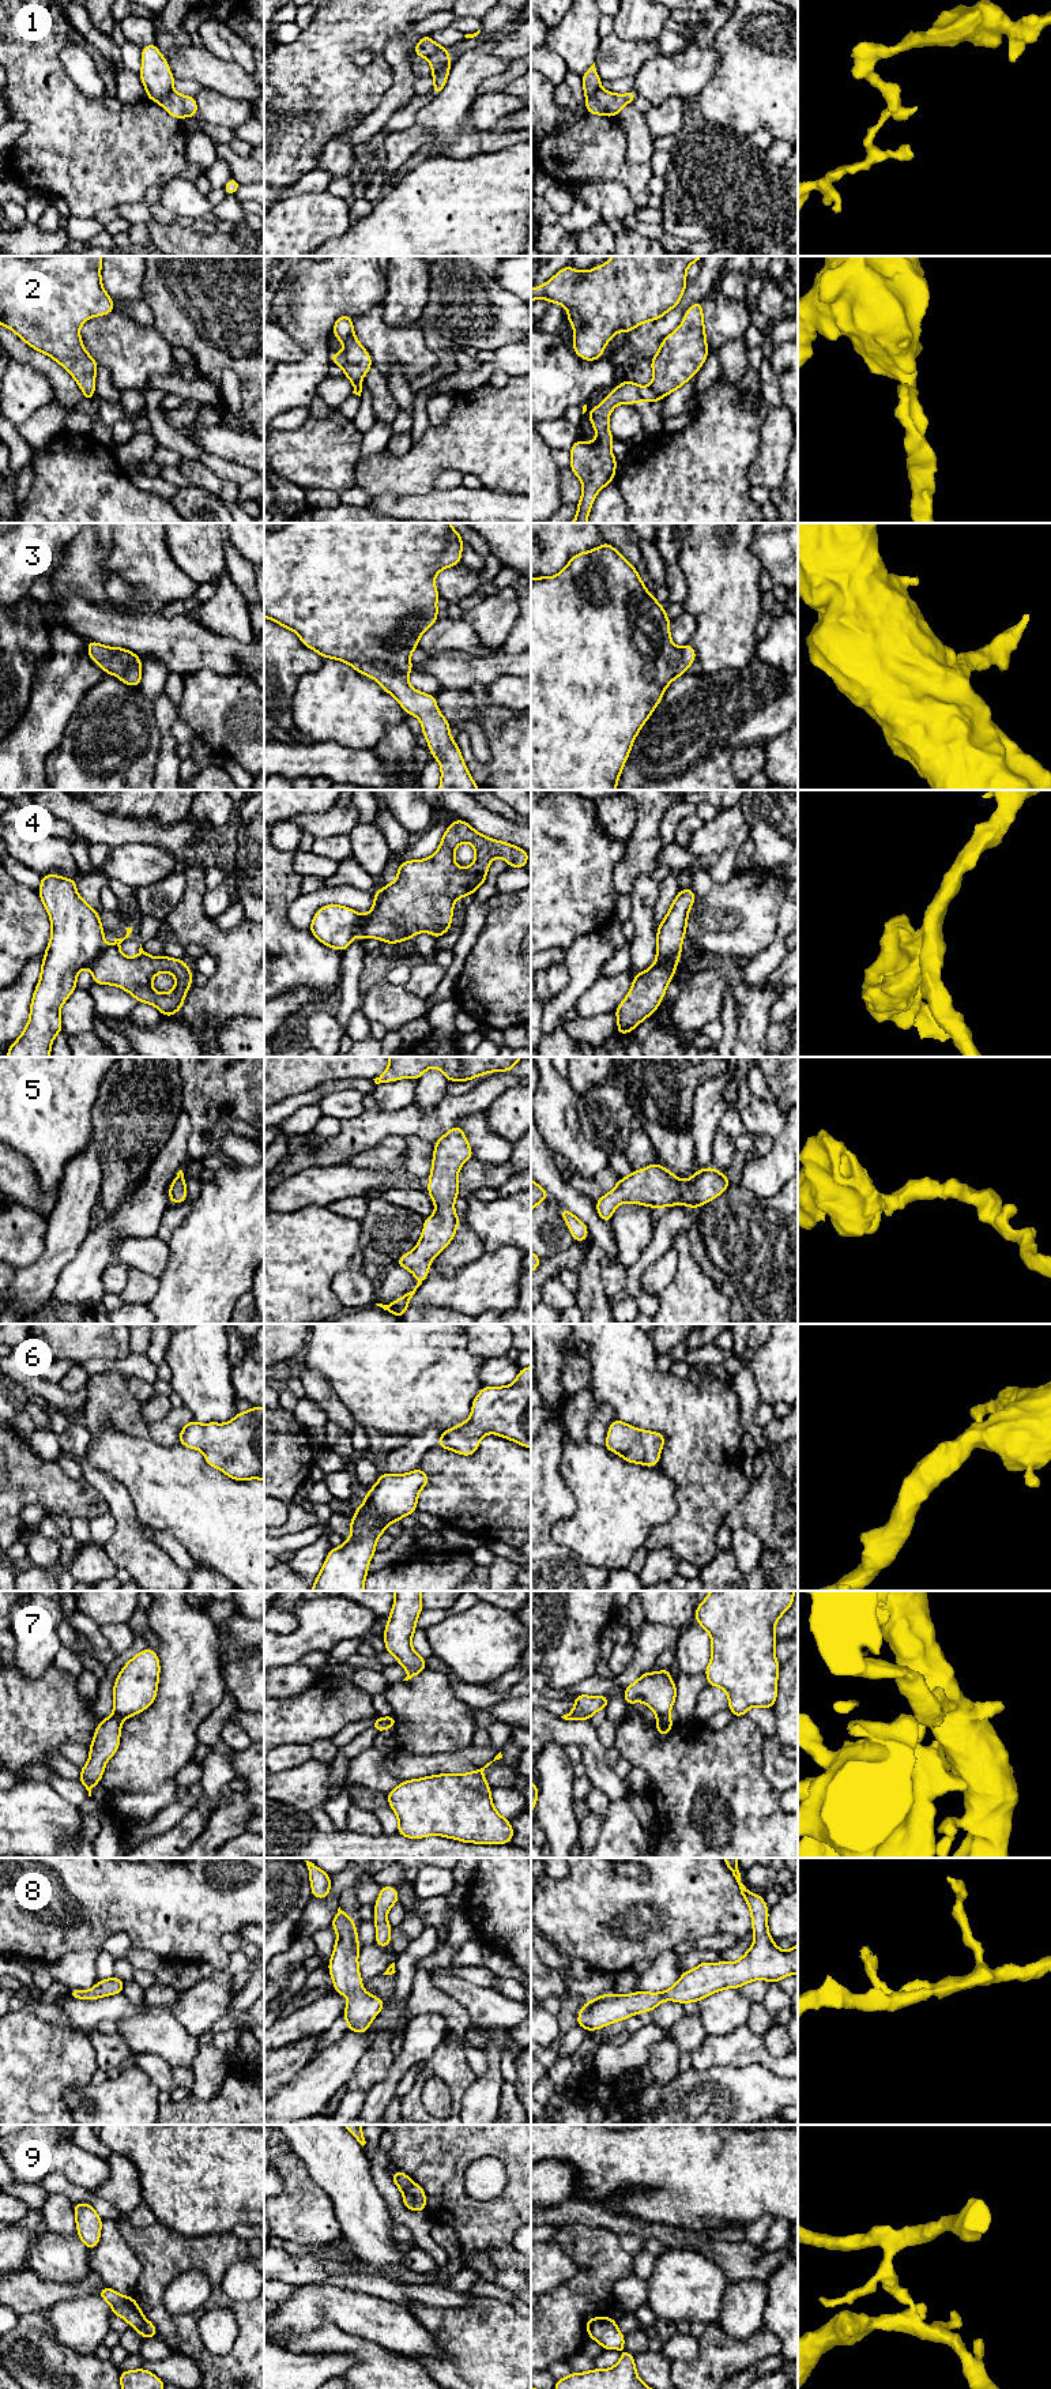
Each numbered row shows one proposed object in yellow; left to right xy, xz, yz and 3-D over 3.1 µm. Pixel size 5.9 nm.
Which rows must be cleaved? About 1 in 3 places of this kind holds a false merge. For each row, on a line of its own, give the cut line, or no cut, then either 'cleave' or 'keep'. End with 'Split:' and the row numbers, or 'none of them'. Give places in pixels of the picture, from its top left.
1: xy (172, 89), (158, 101) | cleave
2: yz (648, 387), (659, 397) | cleave
3: no cut | keep
4: yz (677, 959), (656, 962) | cleave
5: no cut | keep
6: no cut | keep
7: yz (658, 1715), (667, 1716) | cleave
8: no cut | keep
9: xy (146, 2320), (138, 2329) | cleave
Split: 1, 2, 4, 7, 9

